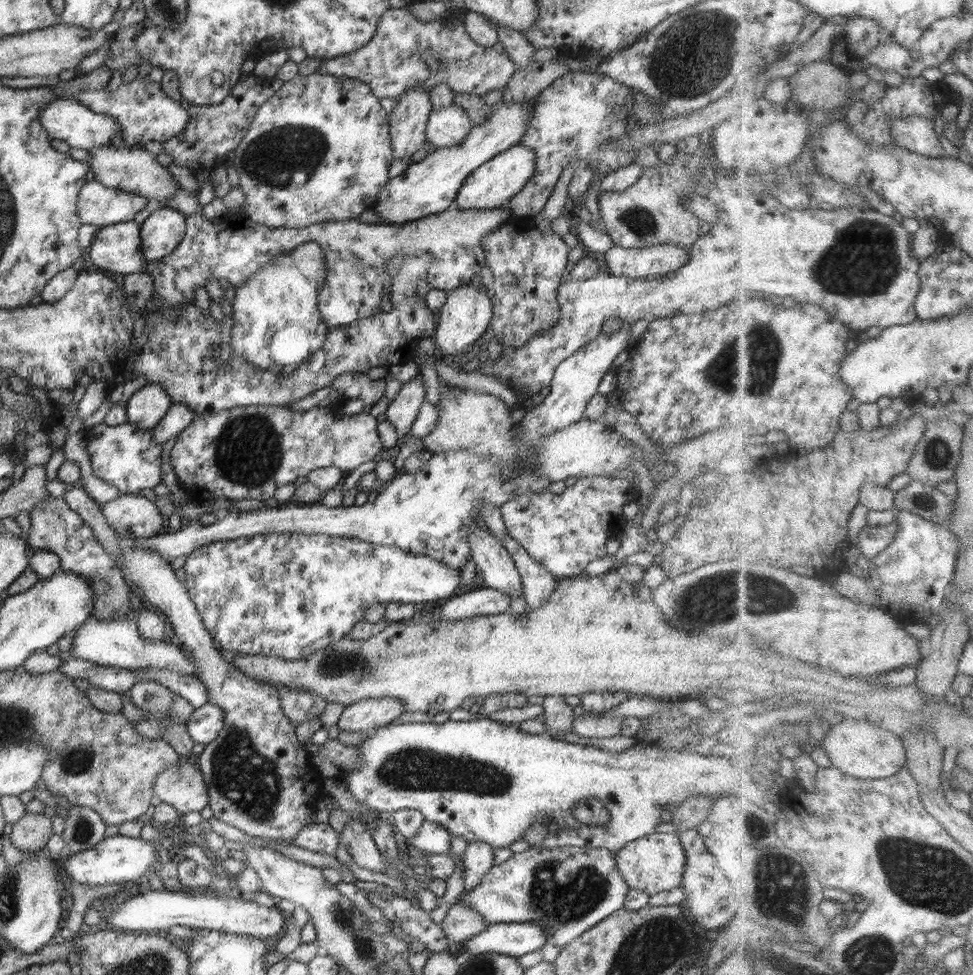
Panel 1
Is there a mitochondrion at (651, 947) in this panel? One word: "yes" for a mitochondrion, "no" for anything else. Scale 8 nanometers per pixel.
yes

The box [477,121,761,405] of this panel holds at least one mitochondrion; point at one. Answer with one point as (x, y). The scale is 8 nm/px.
(640, 221)

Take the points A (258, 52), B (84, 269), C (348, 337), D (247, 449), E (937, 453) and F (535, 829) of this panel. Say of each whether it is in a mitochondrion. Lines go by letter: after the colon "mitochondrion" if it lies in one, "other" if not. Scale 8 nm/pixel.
A: other
B: other
C: other
D: mitochondrion
E: mitochondrion
F: other

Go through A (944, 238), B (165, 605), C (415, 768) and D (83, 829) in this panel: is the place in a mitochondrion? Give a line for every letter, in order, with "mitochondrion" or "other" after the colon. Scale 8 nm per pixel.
A: other
B: other
C: mitochondrion
D: mitochondrion

